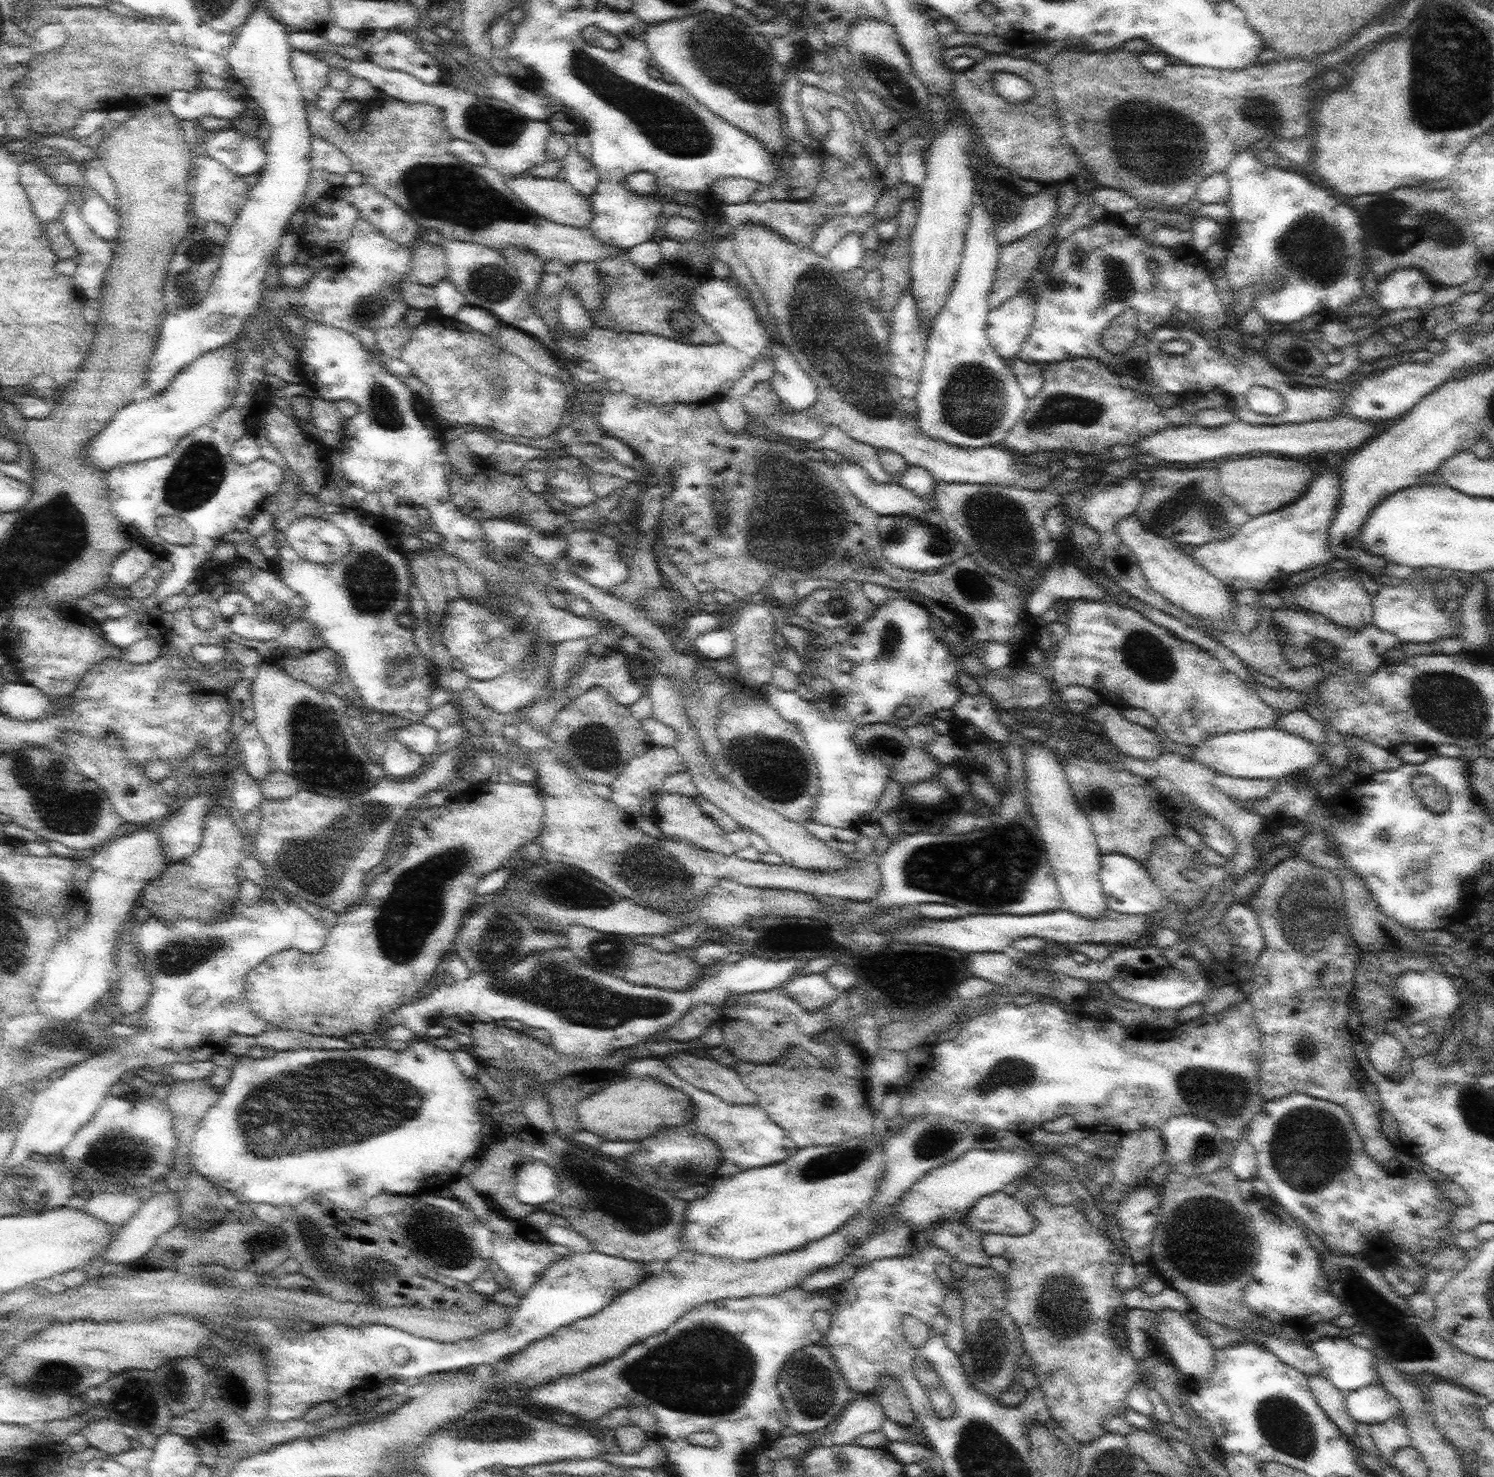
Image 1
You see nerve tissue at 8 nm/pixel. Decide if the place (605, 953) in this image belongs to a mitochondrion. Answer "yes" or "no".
yes

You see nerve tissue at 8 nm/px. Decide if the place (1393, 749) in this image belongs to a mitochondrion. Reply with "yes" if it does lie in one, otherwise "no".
no

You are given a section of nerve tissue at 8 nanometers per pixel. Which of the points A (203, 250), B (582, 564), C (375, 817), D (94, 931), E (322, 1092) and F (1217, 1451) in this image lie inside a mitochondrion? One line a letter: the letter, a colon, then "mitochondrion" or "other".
A: other
B: mitochondrion
C: other
D: other
E: mitochondrion
F: other

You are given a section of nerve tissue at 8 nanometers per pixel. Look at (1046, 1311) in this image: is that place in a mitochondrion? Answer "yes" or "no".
no

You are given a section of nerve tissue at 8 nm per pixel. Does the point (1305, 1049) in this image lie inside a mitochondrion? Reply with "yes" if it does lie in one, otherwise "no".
yes

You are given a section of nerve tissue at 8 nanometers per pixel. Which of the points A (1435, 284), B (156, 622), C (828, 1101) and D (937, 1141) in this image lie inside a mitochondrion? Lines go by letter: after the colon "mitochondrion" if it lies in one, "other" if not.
A: other
B: other
C: other
D: mitochondrion

